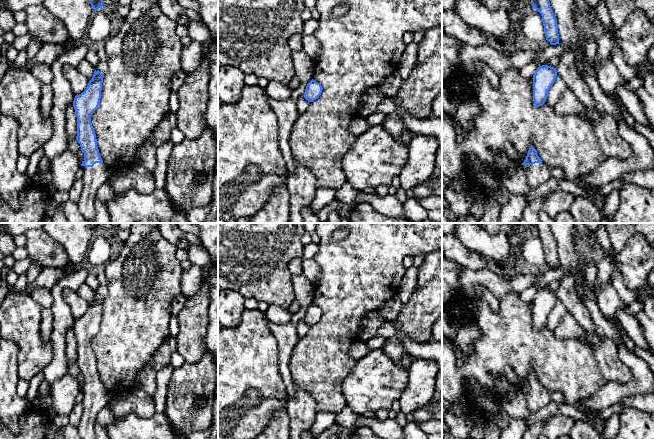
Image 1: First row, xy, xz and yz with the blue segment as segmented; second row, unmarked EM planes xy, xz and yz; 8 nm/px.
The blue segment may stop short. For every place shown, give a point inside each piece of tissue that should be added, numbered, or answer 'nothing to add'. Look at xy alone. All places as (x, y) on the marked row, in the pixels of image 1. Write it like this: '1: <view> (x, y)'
1: xy (94, 177)

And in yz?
1: yz (538, 173)

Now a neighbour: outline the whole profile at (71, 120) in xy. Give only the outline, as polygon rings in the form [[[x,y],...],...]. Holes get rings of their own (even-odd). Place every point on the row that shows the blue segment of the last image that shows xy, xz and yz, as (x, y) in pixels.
[[[73,104],[67,107],[65,113],[66,133],[68,142],[75,140],[77,136],[77,117]]]

